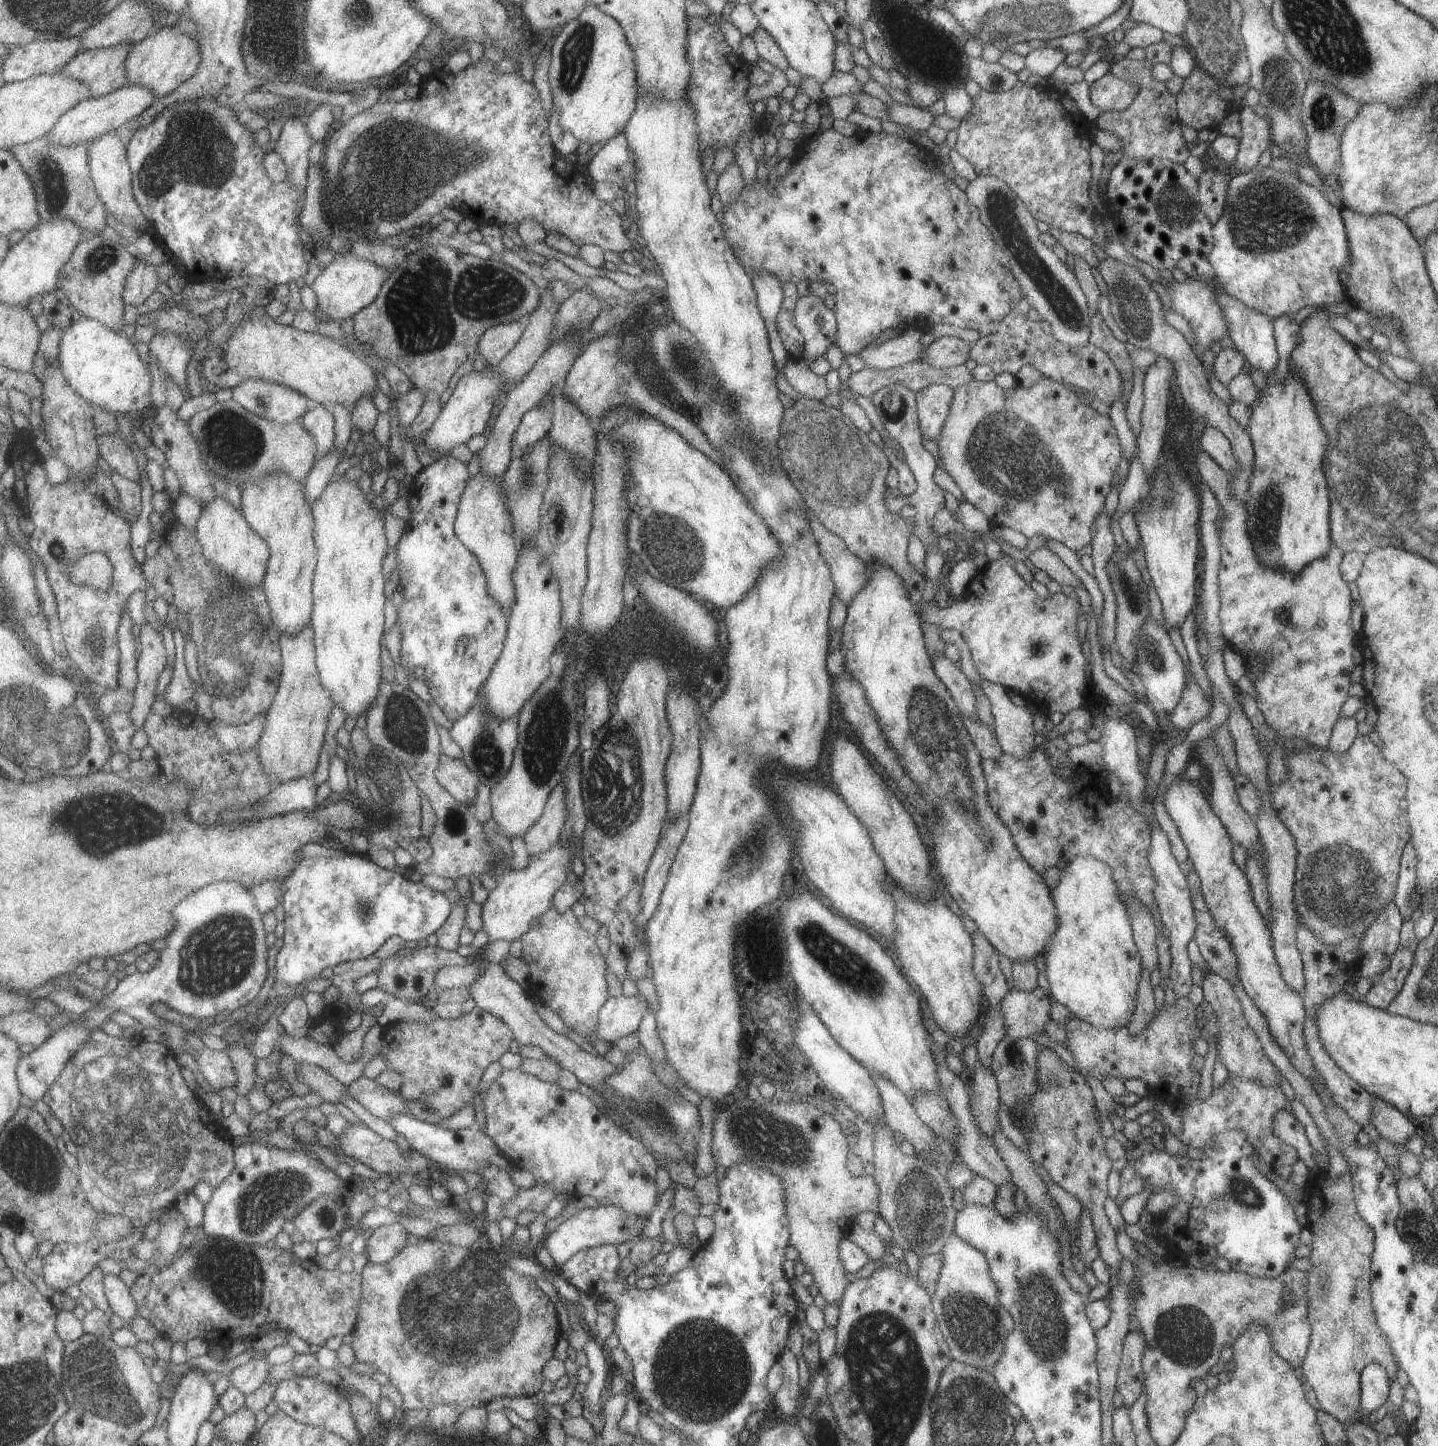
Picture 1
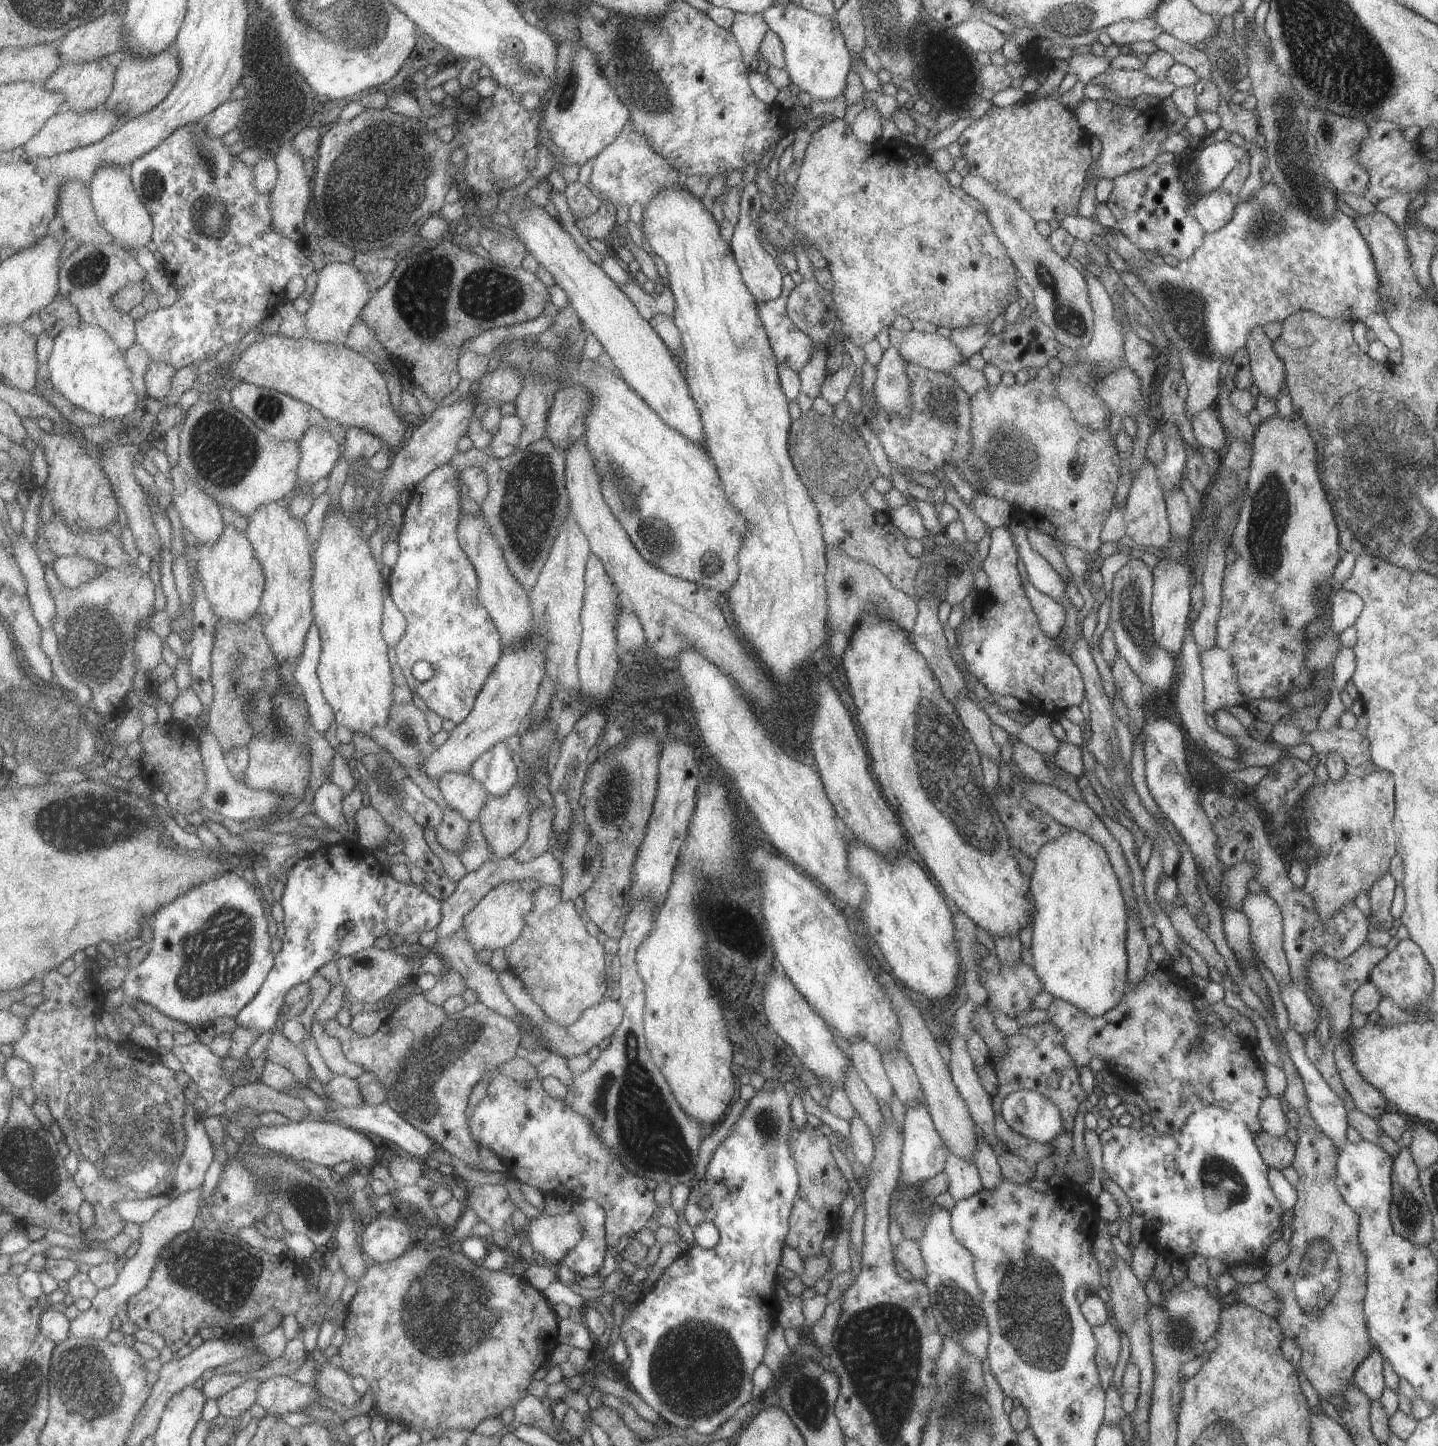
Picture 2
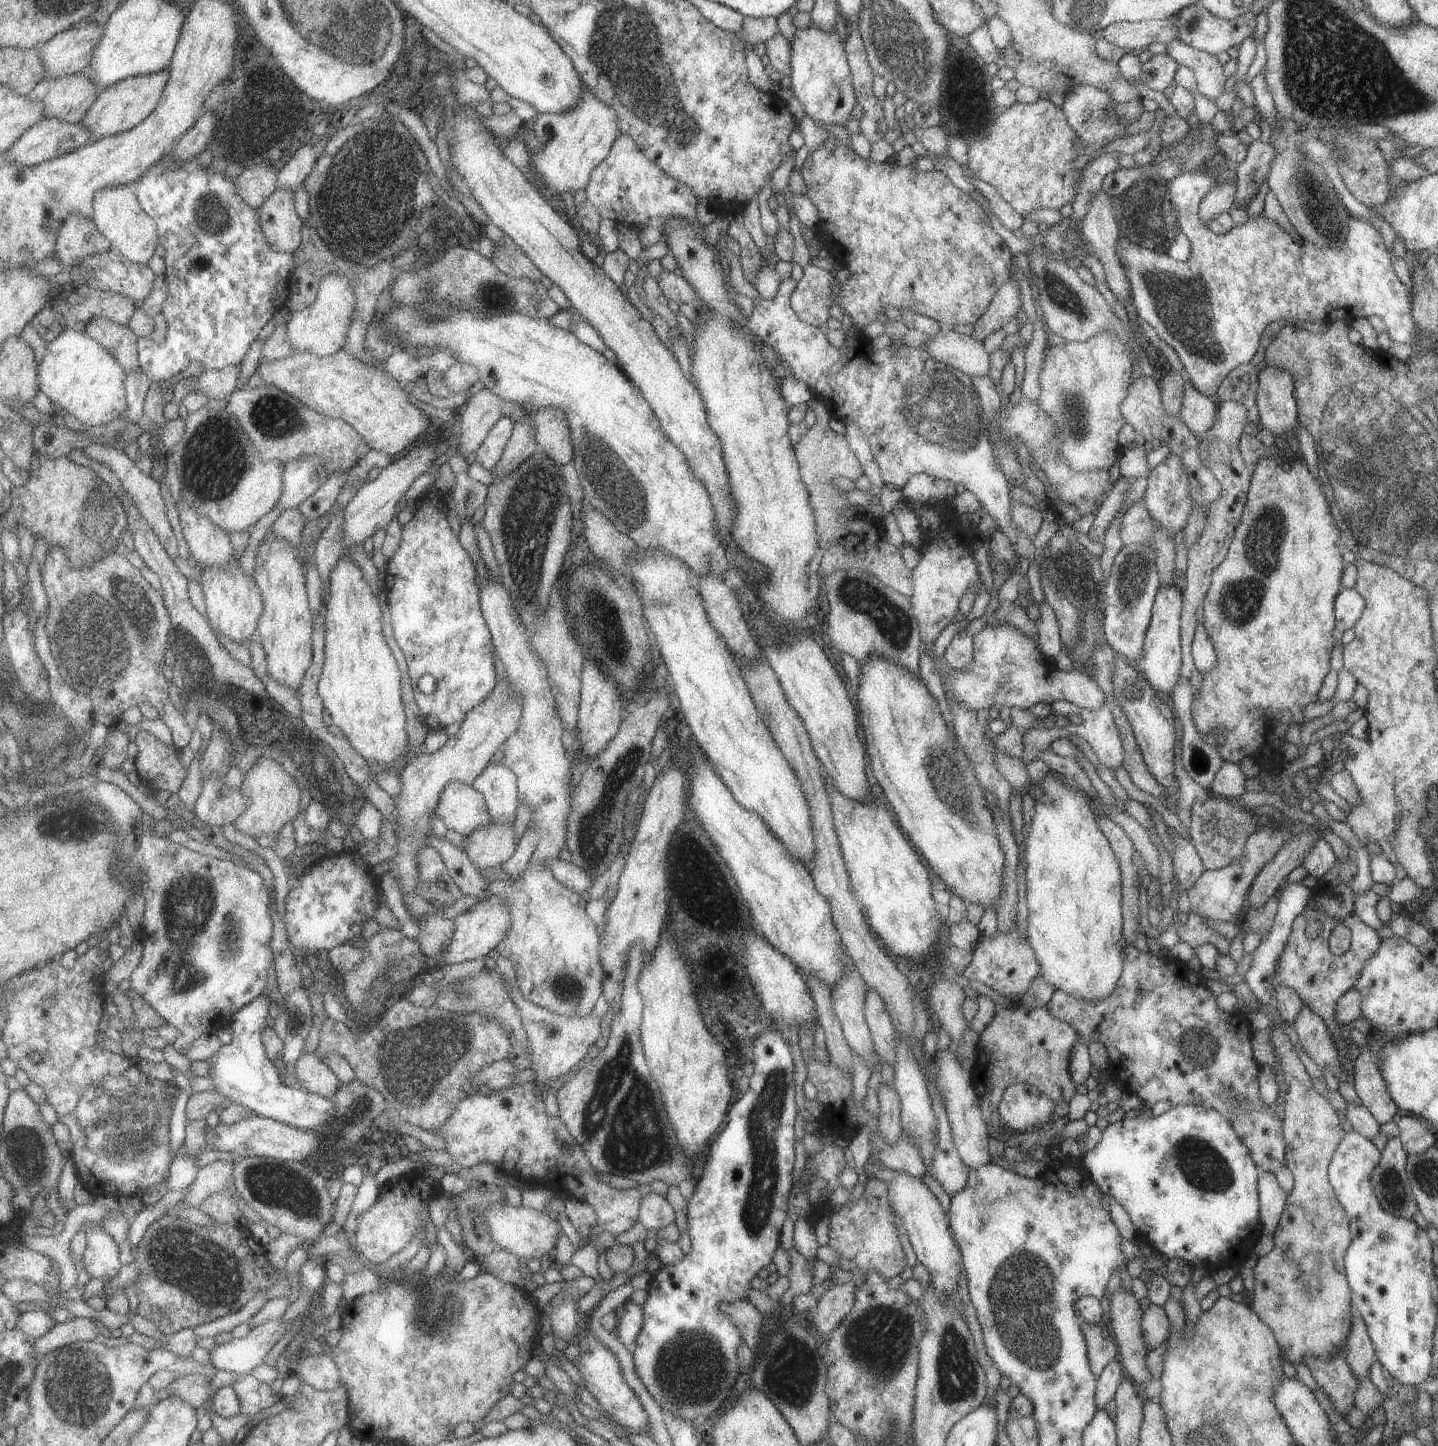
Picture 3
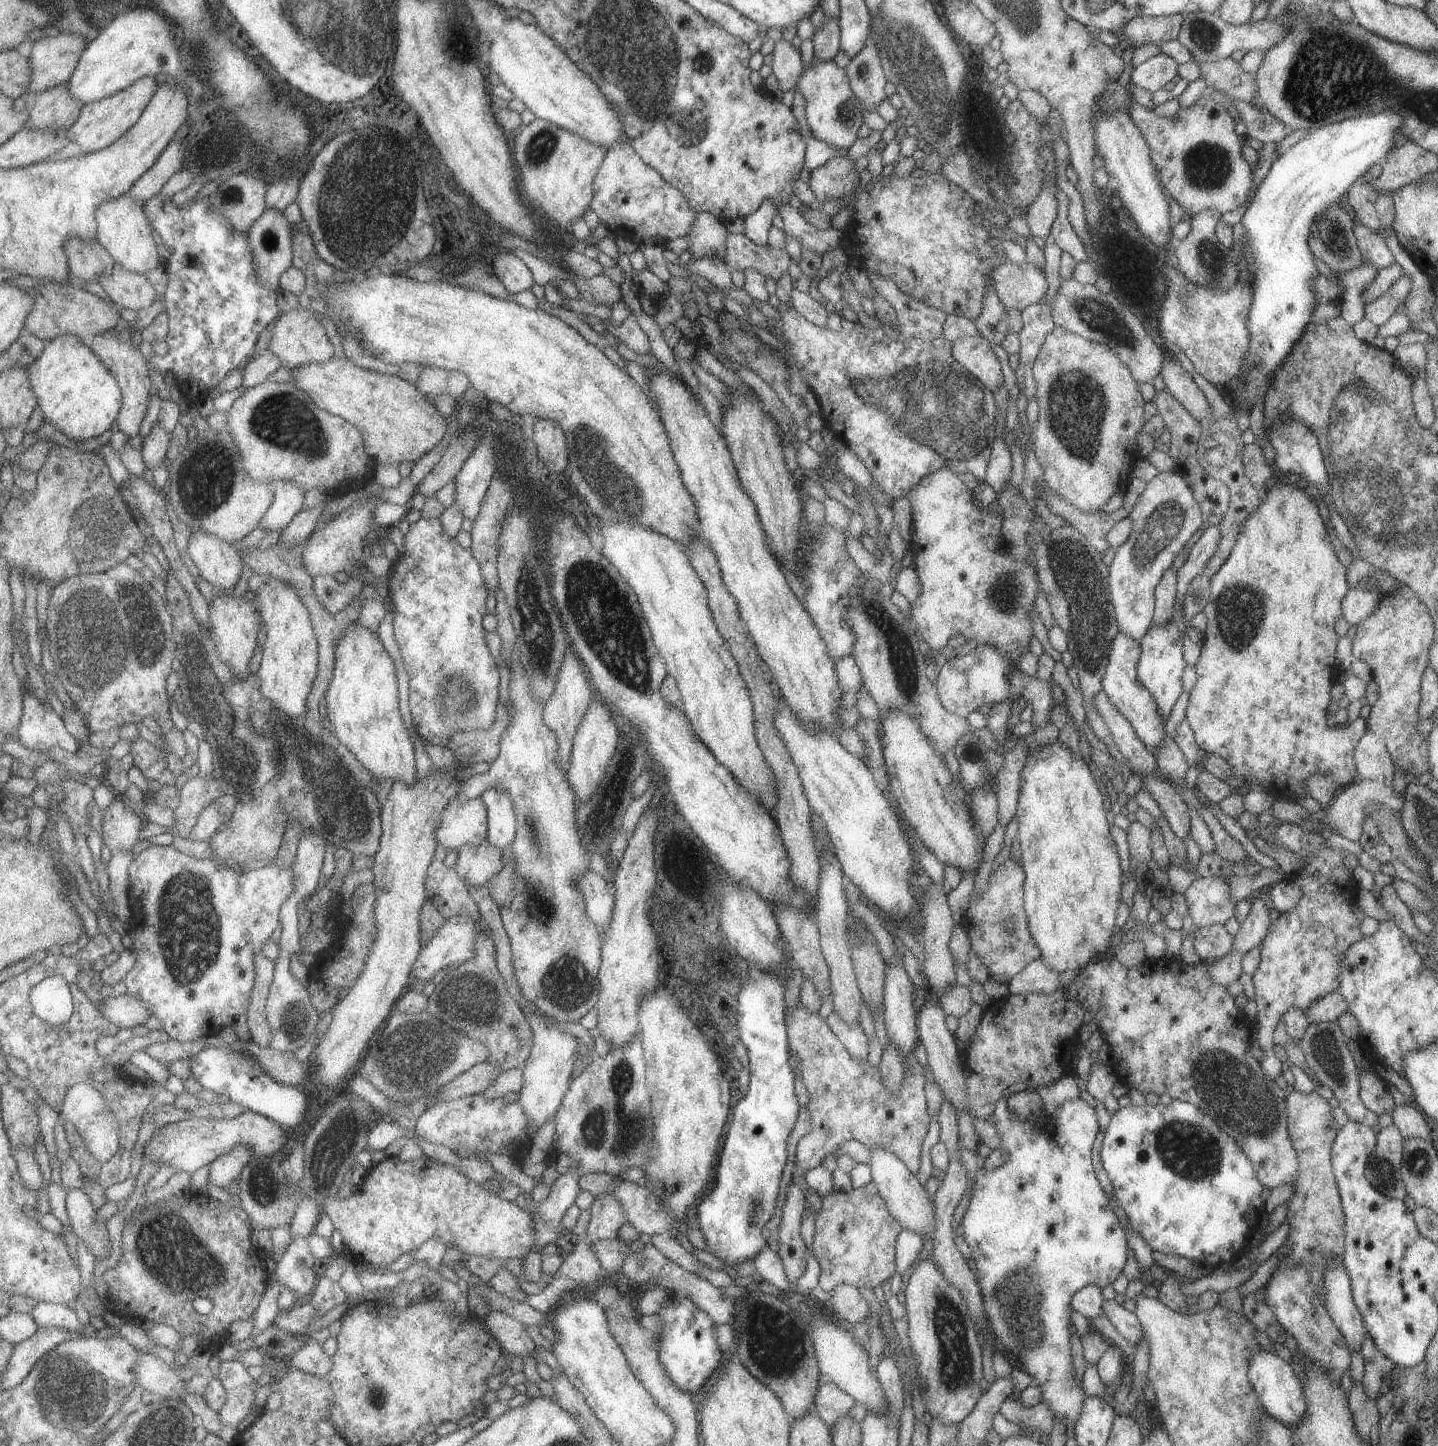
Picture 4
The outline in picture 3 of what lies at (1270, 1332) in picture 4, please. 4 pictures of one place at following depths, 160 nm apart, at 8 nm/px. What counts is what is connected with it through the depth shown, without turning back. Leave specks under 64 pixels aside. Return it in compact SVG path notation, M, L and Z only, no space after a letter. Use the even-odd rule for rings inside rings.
M1273 1022L1269 1029L1274 1057L1284 1074L1281 1083L1285 1091L1282 1120L1282 1135L1286 1144L1284 1157L1294 1183L1286 1196L1285 1208L1273 1238L1274 1245L1267 1255L1256 1260L1249 1308L1271 1329L1281 1354L1287 1355L1288 1362L1296 1365L1303 1363L1306 1357L1325 1359L1339 1352L1344 1354L1354 1312L1344 1265L1345 1251L1350 1243L1349 1219L1329 1184L1327 1172L1346 1125L1327 1099L1313 1091L1312 1078L1299 1061L1297 1051L1281 1026ZM1305 1255L1322 1260L1319 1276L1329 1276L1329 1288L1321 1286L1321 1290L1315 1294L1304 1289L1299 1292L1303 1288L1299 1283L1299 1260Z

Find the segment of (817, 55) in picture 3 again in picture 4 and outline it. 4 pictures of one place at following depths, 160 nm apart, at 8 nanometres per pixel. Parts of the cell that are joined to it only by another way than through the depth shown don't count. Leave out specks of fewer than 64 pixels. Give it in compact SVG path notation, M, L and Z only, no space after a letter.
M814 54L809 66L800 72L795 87L805 100L804 112L810 133L818 141L848 149L858 138L863 108L850 89L845 69L839 68L833 59L821 60Z

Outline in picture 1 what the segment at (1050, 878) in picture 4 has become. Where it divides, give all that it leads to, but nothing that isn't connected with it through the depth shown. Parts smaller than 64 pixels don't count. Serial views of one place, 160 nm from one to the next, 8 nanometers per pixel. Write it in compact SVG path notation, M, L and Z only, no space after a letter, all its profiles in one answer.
M1078 855L1060 872L1059 884L1050 890L1058 926L1048 940L1044 952L1044 975L1051 996L1073 1017L1100 1029L1120 1029L1130 1023L1136 1009L1138 983L1142 973L1139 951L1132 937L1132 928L1123 899L1116 894L1112 868L1090 856Z

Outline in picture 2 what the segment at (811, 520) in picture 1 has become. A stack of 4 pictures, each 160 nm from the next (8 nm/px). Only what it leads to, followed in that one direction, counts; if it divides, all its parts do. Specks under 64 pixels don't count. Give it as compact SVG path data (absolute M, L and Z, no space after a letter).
M826 547L824 555L827 561L827 572L824 574L824 585L827 593L828 604L828 622L827 629L829 631L841 631L847 638L854 631L857 626L859 615L871 609L877 611L878 616L881 615L884 619L891 619L892 623L895 623L897 627L903 629L912 640L912 630L914 622L916 621L916 614L918 613L918 606L915 600L910 596L907 596L904 592L898 591L890 582L889 579L879 570L877 567L873 567L870 564L853 560L843 552L837 550L835 547Z

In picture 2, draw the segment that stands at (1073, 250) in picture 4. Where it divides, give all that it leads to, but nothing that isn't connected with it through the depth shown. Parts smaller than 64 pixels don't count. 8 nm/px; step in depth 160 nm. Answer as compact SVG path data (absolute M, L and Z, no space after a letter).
M1037 96L1031 97L1023 102L1017 102L1015 105L1006 105L999 107L990 103L989 108L984 115L981 115L977 120L972 121L969 126L966 126L957 138L957 144L960 146L962 158L964 158L969 165L968 172L973 176L985 179L989 184L992 184L999 192L1009 196L1010 199L1015 199L1028 213L1034 221L1044 220L1056 220L1062 221L1066 216L1073 216L1078 214L1079 198L1081 189L1086 181L1086 174L1090 168L1092 161L1091 152L1089 151L1089 134L1085 130L1079 130L1080 124L1078 123L1076 113L1070 112L1068 108L1058 100L1058 98L1052 98L1051 96Z

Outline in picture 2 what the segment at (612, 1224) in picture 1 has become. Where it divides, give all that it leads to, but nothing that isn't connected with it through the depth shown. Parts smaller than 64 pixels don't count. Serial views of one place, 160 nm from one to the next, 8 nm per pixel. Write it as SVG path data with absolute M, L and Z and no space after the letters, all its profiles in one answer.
M573 1211L557 1213L551 1216L540 1214L538 1218L529 1220L526 1237L533 1251L542 1254L548 1263L559 1265L565 1255L580 1241L582 1226L579 1222L578 1216Z

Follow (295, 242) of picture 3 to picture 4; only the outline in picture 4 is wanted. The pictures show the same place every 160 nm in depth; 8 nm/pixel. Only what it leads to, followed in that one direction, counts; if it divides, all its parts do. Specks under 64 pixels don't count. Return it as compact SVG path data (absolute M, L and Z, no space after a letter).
M268 207L247 232L258 264L258 275L267 288L279 292L281 275L294 264L294 231L283 211Z

